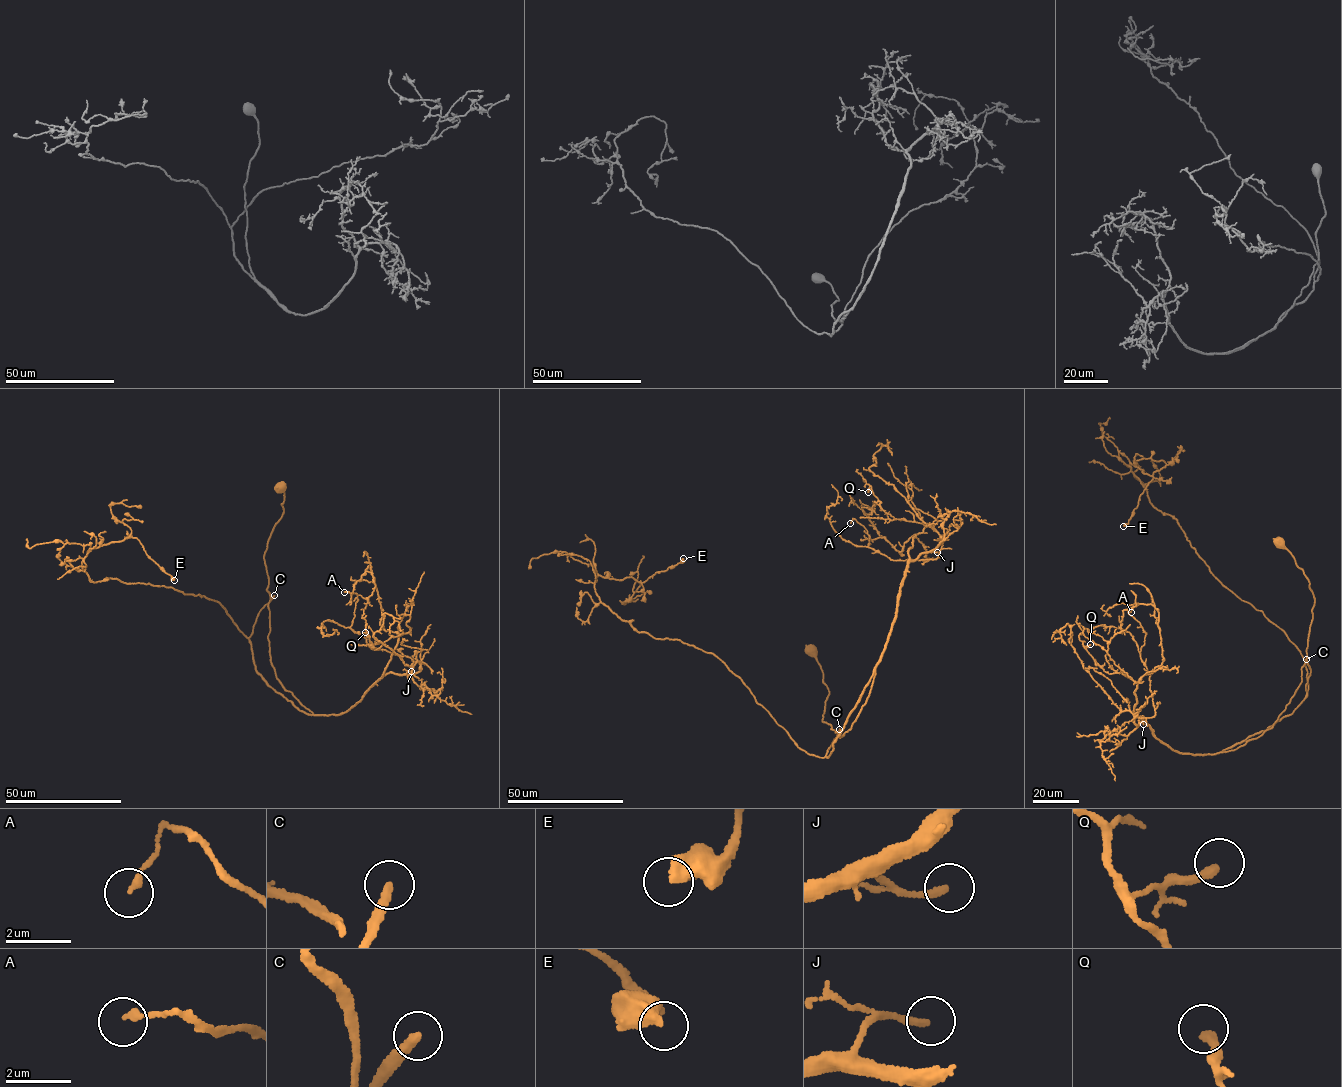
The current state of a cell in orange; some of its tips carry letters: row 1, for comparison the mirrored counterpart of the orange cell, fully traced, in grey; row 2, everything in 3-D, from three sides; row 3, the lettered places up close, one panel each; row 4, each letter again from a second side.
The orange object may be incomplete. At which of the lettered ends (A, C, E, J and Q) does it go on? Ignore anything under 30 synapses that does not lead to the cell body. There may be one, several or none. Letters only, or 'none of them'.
C, J

